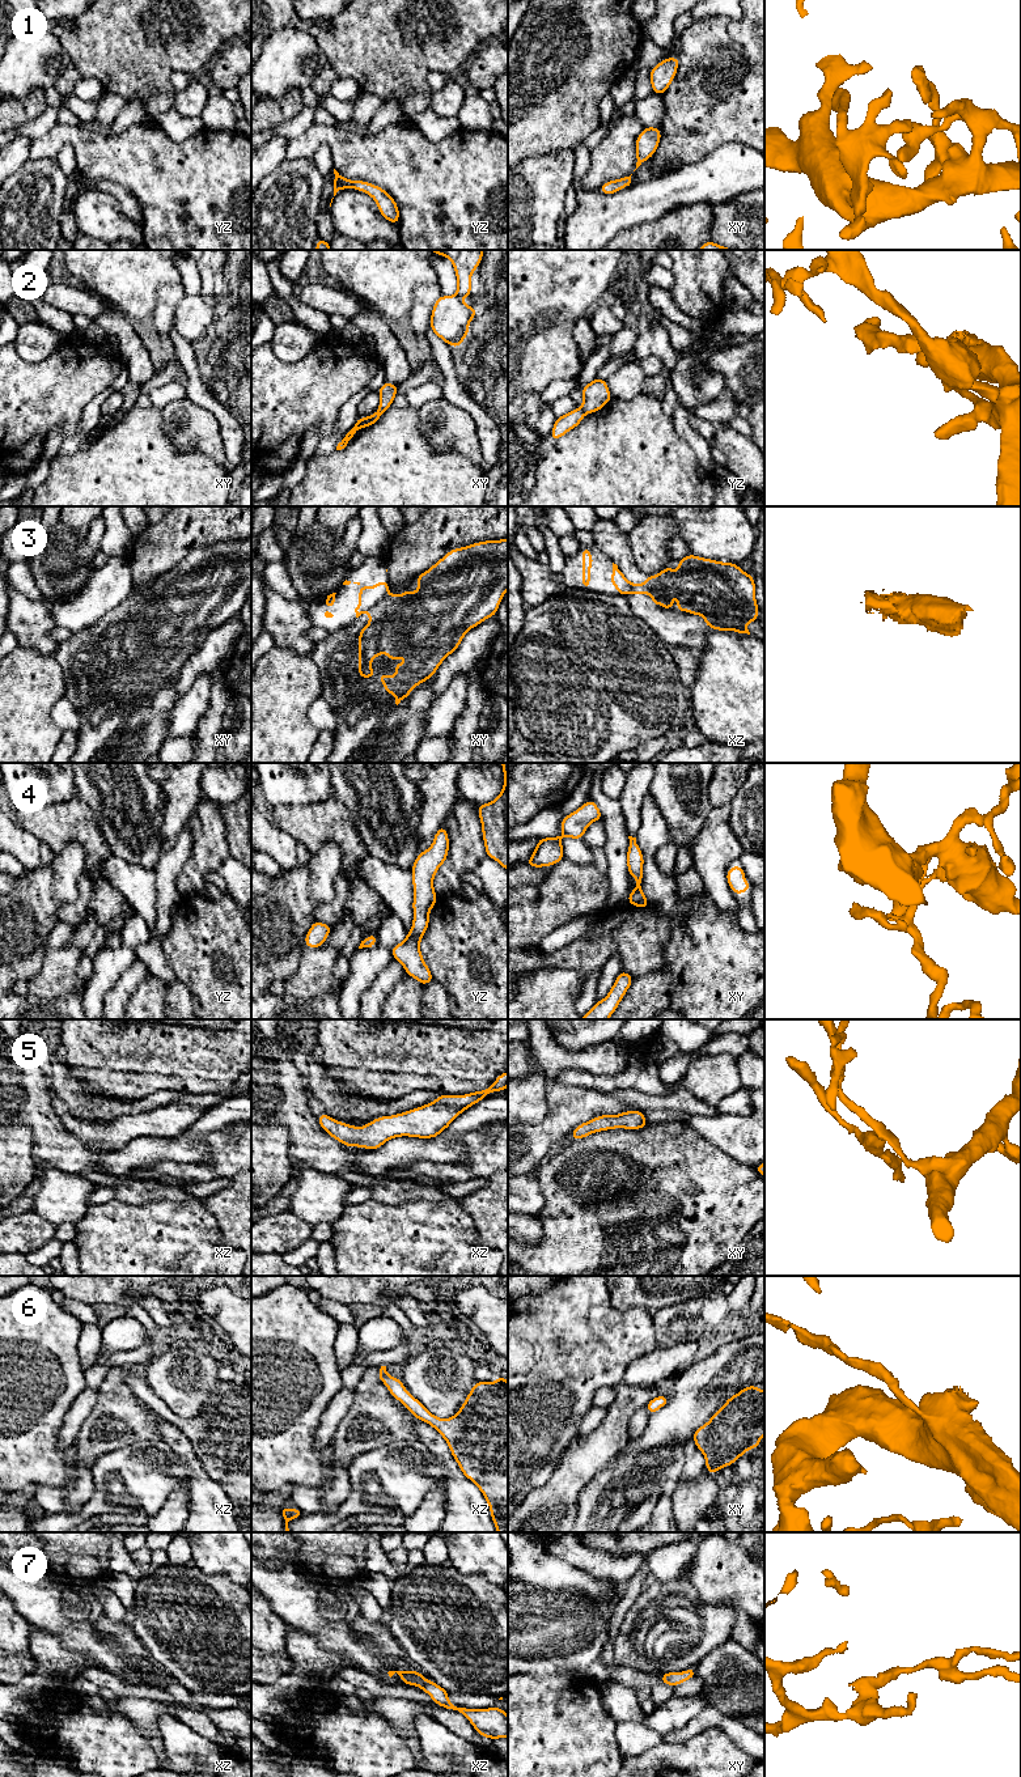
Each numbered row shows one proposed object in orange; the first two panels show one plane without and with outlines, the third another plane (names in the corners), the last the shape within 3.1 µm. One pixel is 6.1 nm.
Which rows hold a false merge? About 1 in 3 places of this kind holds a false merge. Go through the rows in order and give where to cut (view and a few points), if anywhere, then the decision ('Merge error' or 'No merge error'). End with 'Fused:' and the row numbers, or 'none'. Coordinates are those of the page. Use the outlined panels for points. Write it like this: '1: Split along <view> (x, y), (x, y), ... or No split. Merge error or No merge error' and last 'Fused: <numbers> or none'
1: No split. No merge error
2: Split along xy (377, 411), (382, 412). Merge error
3: Split along xy (388, 593), (368, 611). Merge error
4: No split. No merge error
5: No split. No merge error
6: No split. No merge error
7: No split. No merge error
Fused: 2, 3

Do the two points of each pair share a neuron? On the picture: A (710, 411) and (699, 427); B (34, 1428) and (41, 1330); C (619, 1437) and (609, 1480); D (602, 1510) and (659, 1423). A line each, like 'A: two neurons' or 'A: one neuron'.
A: one neuron
B: one neuron
C: two neurons
D: one neuron

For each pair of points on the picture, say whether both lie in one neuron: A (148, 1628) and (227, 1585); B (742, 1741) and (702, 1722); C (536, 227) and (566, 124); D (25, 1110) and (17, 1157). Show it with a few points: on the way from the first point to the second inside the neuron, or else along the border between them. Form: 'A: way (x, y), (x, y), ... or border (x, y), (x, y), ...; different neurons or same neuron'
A: way (168, 1608), (191, 1585), (207, 1585); same neuron
B: way (733, 1730), (723, 1721), (712, 1721); same neuron
C: border (572, 148), (528, 158); different neurons
D: border (13, 1122), (30, 1129), (30, 1156); different neurons

